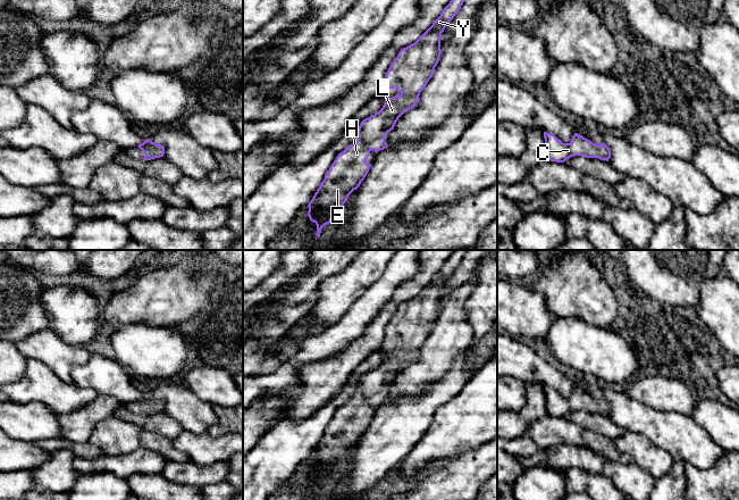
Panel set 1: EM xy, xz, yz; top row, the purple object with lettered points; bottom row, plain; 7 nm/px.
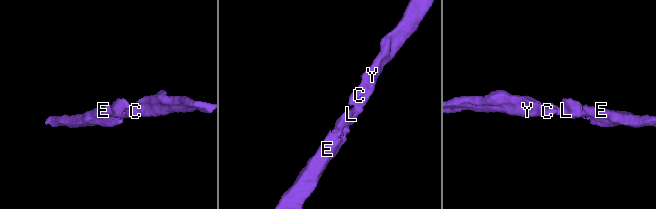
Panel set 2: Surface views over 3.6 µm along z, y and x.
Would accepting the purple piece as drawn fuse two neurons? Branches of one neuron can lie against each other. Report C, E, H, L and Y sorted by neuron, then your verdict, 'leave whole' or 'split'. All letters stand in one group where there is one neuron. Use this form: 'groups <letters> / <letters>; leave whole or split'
groups C E H L Y; leave whole

